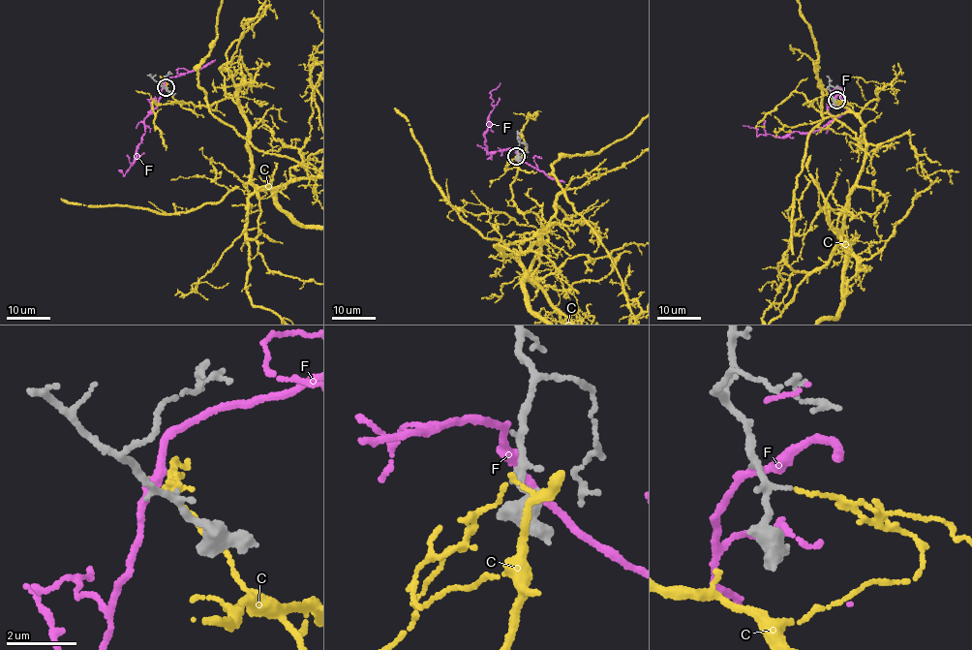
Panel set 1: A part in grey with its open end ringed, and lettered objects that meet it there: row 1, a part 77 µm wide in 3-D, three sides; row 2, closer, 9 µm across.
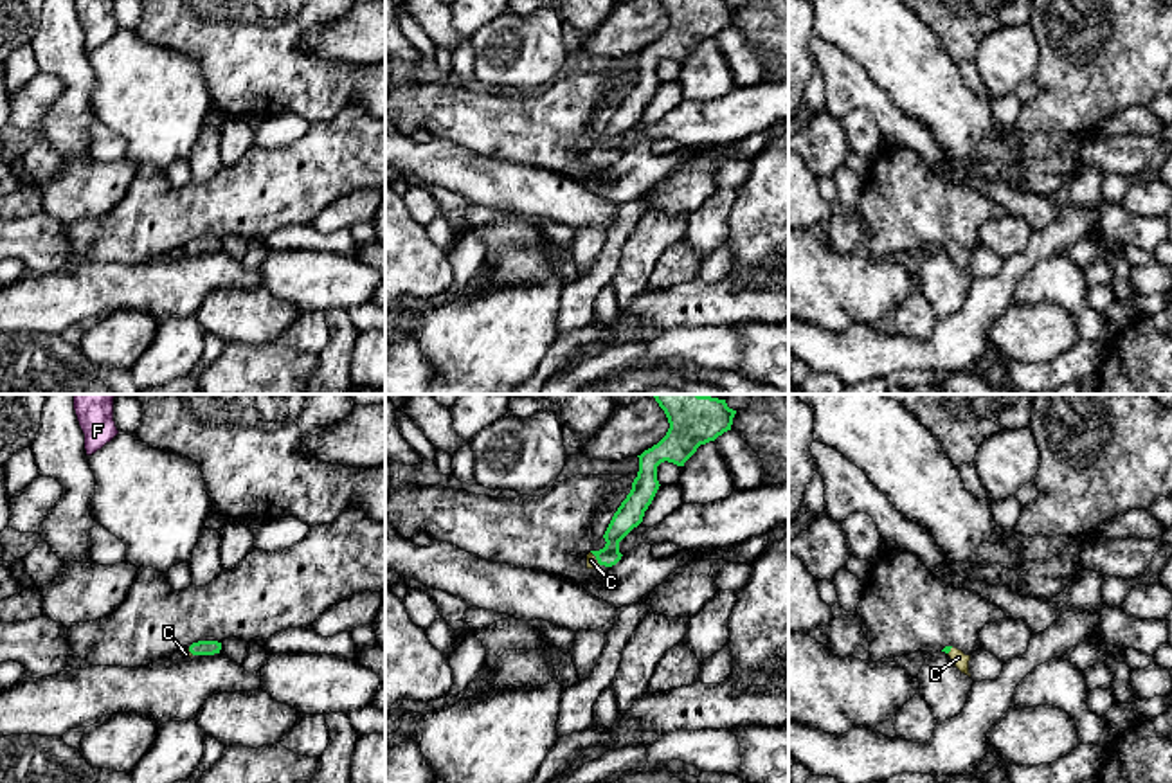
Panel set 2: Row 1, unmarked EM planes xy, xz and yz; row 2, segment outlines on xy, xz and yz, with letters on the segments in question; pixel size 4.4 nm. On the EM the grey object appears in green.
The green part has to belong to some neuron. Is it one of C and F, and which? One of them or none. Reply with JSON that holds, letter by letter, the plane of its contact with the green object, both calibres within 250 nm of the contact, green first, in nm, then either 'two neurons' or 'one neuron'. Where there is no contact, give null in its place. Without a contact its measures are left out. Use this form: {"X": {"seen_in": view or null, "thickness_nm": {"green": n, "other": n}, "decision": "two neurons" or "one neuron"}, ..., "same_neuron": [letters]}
{"C": {"seen_in": "xz", "thickness_nm": {"green": 120, "other": 50}, "decision": "one neuron"}, "F": {"seen_in": null, "decision": "two neurons"}, "same_neuron": ["C"]}

